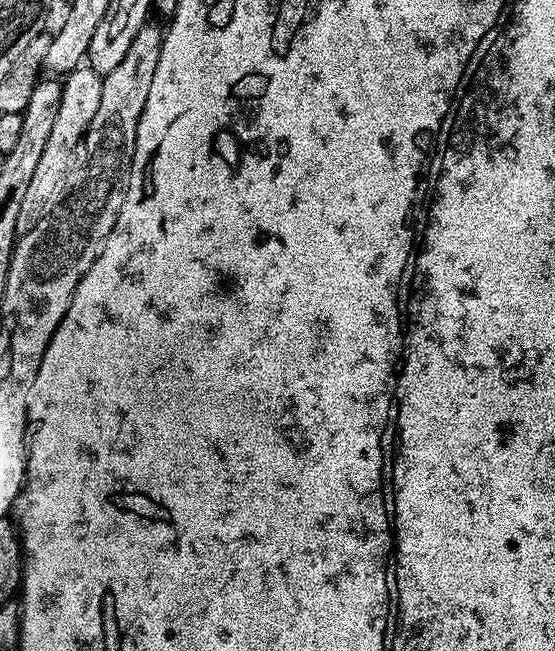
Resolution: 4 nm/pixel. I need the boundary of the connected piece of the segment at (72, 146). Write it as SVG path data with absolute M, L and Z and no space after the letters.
M81 66L63 77L62 102L58 102L58 118L54 118L54 126L50 129L50 138L46 138L46 150L42 150L42 158L30 178L30 186L26 189L26 199L22 202L22 210L18 210L18 224L29 224L34 227L62 199L62 190L66 186L66 174L72 165L72 159L81 138L86 134L94 113L98 111L98 101L102 98L101 76L93 68Z

